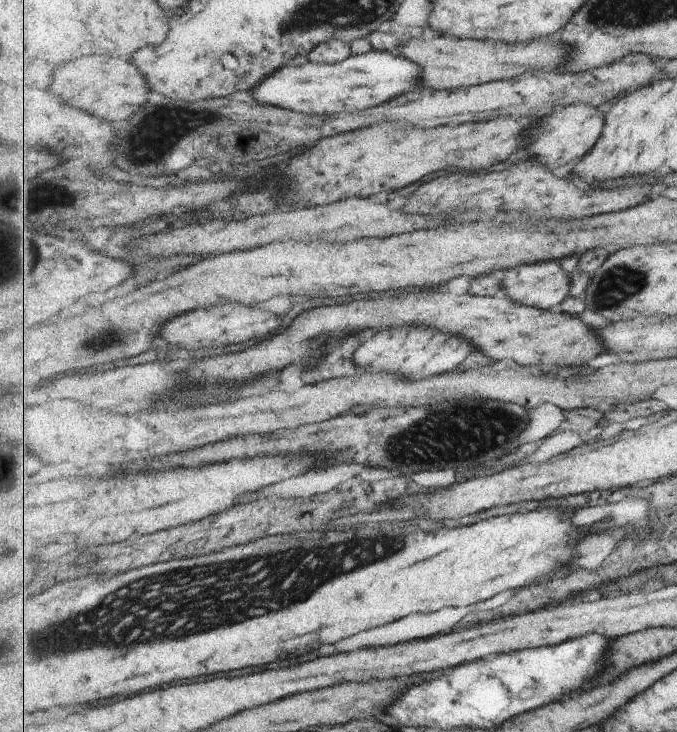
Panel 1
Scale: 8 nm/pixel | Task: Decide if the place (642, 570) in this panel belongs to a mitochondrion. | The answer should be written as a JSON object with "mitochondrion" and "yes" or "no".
{"mitochondrion":"no"}

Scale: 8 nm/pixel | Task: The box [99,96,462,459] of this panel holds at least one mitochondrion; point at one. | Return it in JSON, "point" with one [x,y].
{"point":[158,131]}

